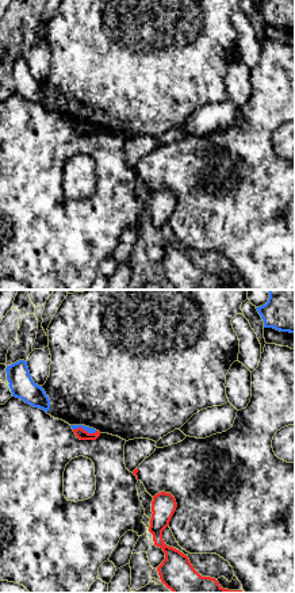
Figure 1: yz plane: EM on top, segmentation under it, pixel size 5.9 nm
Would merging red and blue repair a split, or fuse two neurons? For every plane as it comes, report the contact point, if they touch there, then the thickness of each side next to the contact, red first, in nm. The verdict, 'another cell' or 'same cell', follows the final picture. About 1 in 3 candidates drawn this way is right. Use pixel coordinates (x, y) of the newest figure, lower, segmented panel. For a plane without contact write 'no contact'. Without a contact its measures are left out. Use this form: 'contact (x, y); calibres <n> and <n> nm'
contact (85, 431); calibres 70 and 40 nm

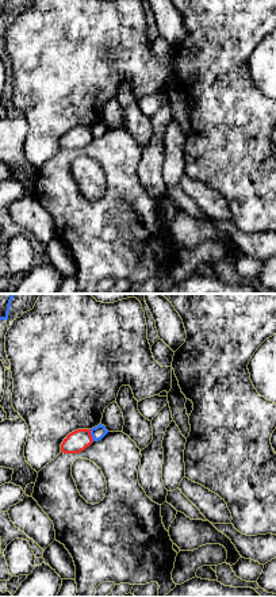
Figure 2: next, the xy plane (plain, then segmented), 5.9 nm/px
contact (91, 435); calibres 130 and 80 nm

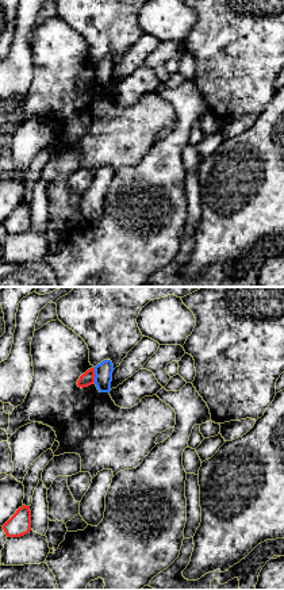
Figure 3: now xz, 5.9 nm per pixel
contact (95, 375); calibres 80 and 110 nm

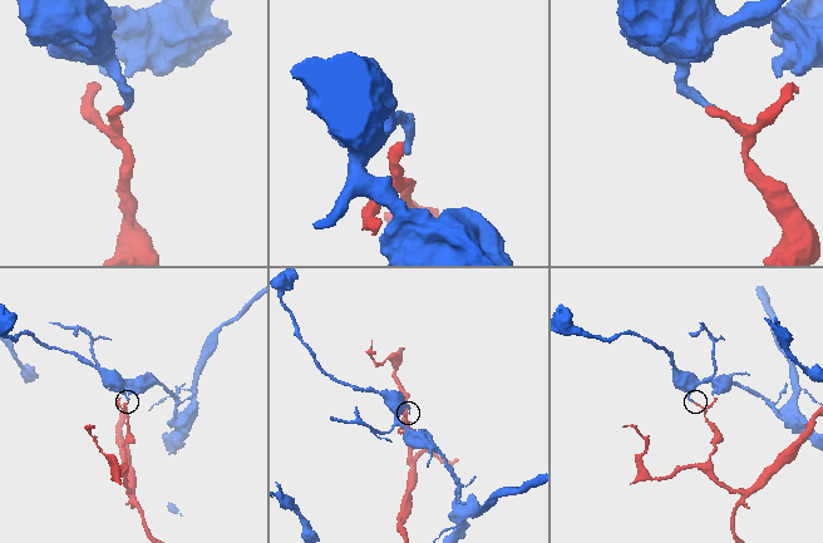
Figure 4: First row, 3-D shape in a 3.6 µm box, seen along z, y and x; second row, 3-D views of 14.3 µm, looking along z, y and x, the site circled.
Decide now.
another cell

